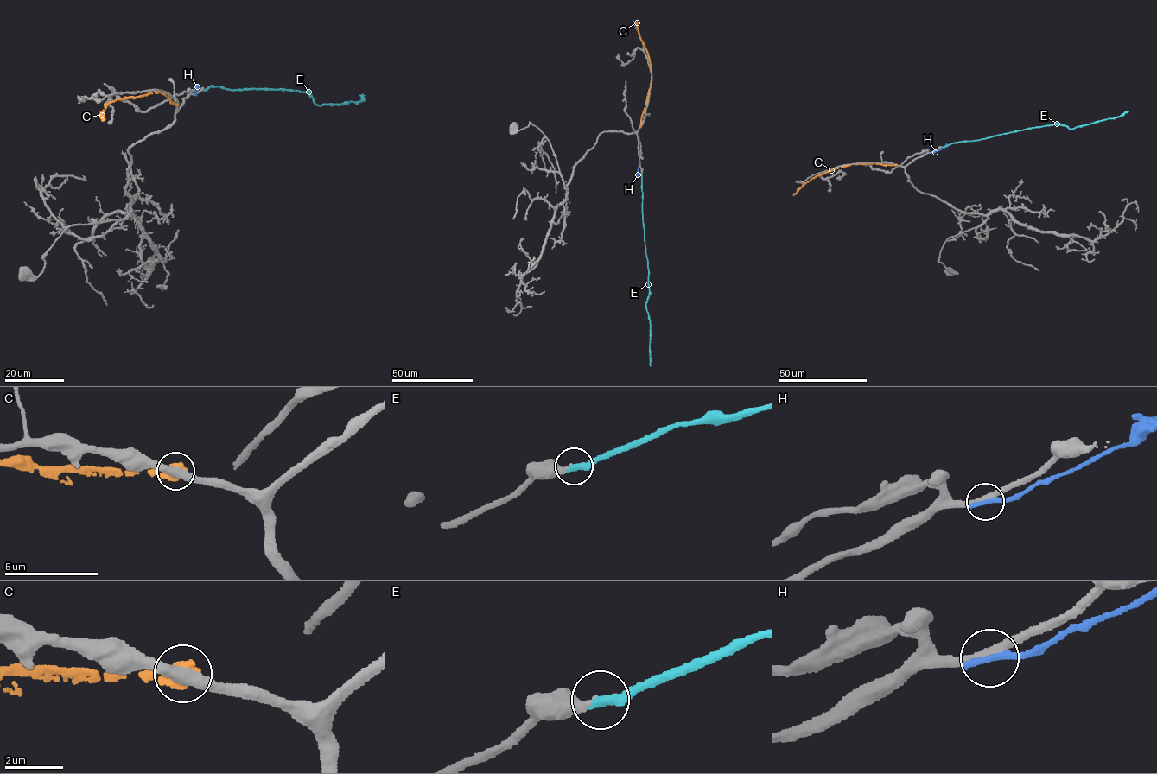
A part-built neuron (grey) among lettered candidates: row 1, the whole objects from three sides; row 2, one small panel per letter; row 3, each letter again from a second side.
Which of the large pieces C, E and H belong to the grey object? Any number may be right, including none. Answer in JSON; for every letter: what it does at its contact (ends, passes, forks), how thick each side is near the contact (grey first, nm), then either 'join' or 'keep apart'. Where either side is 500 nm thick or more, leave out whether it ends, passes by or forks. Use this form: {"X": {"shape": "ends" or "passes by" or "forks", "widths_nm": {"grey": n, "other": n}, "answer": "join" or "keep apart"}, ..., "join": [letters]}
{"C": {"shape": "ends", "widths_nm": {"grey": 400, "other": 340}, "answer": "keep apart"}, "E": {"shape": "ends", "widths_nm": {"grey": 190, "other": 380}, "answer": "join"}, "H": {"shape": "ends", "widths_nm": {"grey": 320, "other": 280}, "answer": "keep apart"}, "join": ["E"]}

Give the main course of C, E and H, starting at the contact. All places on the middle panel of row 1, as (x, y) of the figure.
C: (640, 126), (651, 75), (648, 53), (639, 37), (637, 21)
E: (641, 173), (642, 212), (648, 269), (648, 298), (645, 304), (651, 332), (650, 365)
H: (639, 161), (638, 177)

